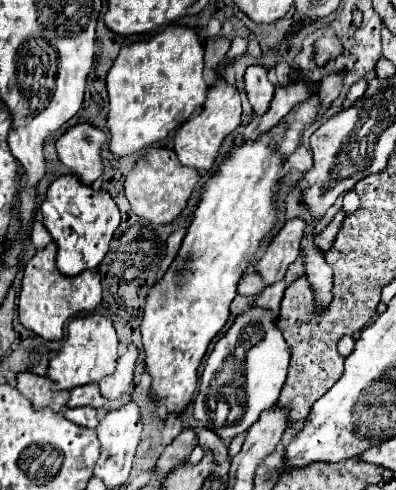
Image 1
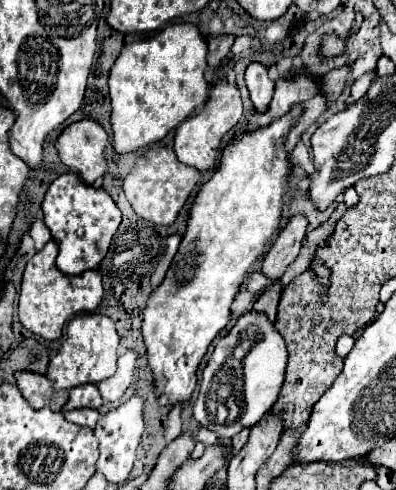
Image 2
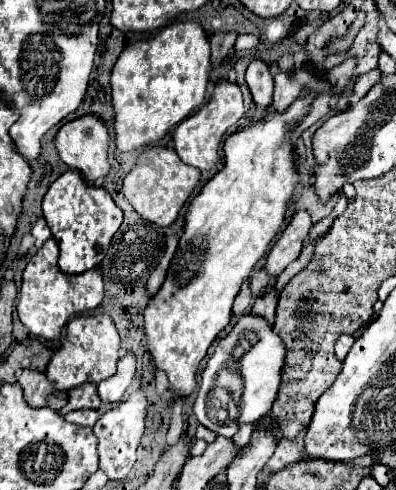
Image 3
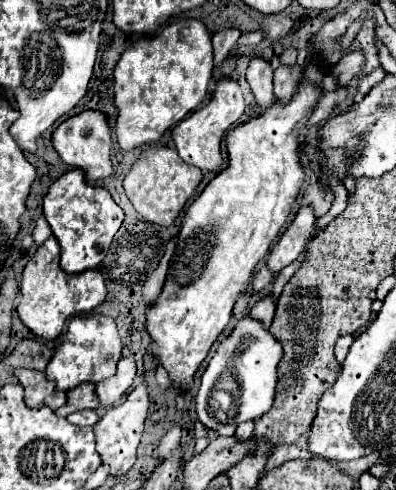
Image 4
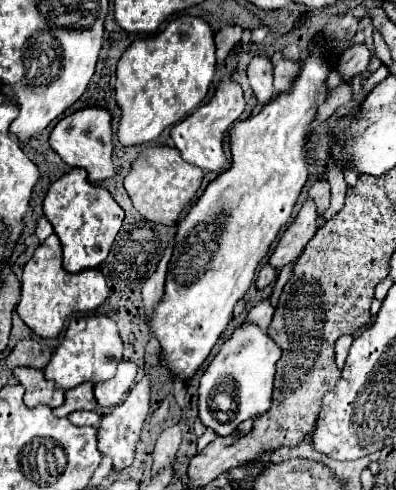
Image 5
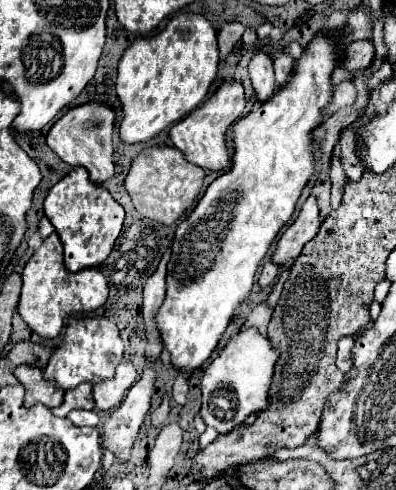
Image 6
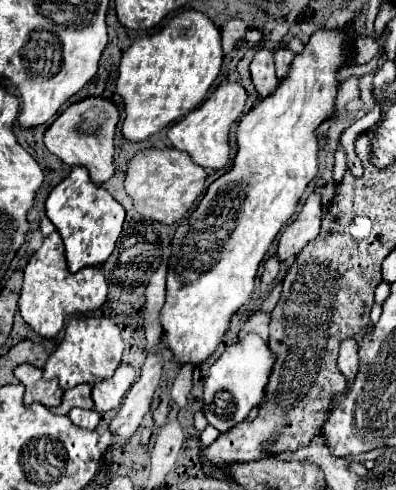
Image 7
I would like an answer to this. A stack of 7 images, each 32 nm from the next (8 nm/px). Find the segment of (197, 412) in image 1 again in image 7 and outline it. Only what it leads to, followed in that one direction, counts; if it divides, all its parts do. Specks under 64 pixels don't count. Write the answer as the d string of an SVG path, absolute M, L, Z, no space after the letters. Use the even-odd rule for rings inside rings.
M248 332L230 344L222 356L210 366L208 374L202 378L204 382L204 416L210 426L218 432L228 432L232 426L246 420L252 408L260 408L264 404L264 394L268 386L268 378L272 372L276 356L270 350L268 342L264 342L256 332Z

